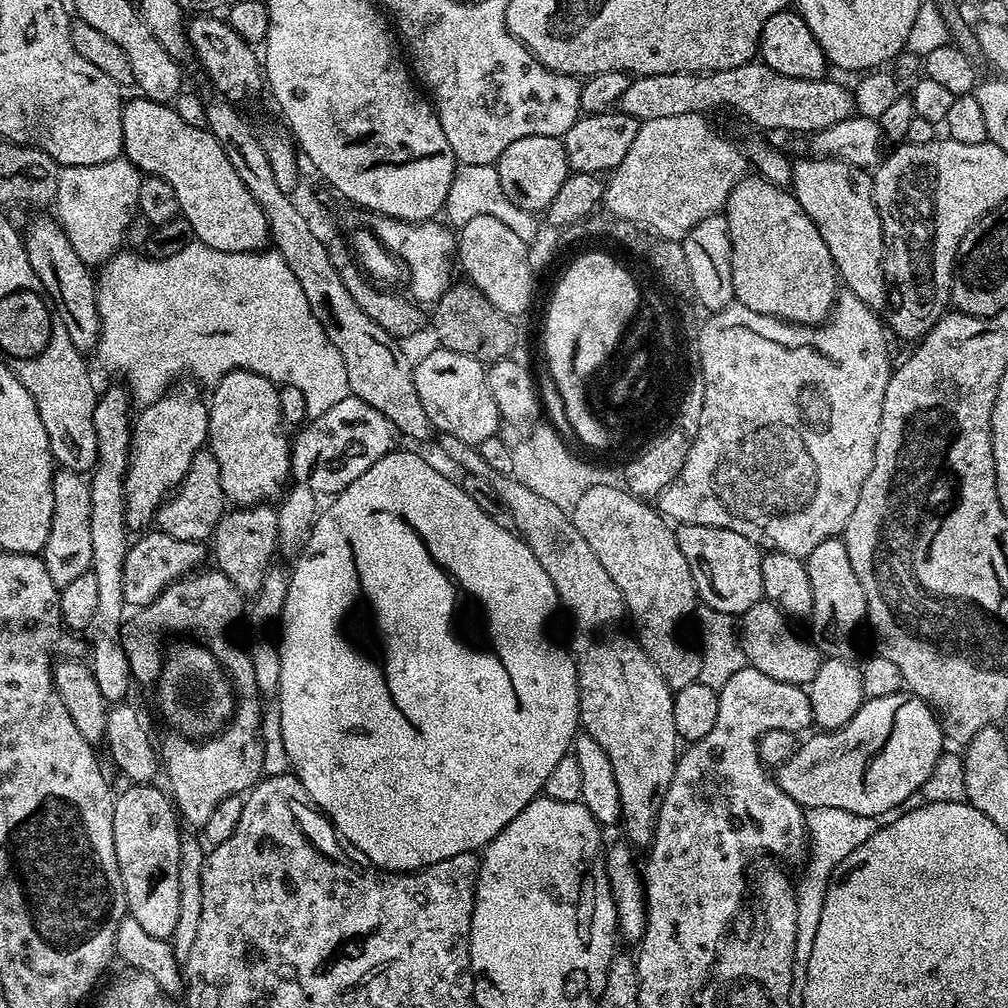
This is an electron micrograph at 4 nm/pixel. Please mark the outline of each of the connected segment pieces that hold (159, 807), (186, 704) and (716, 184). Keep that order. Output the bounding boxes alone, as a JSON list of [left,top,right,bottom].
[[114,783,182,941],[158,643,236,741],[602,112,746,241]]

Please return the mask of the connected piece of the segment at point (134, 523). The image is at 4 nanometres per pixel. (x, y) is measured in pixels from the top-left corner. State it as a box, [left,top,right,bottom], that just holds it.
[124,390,208,530]

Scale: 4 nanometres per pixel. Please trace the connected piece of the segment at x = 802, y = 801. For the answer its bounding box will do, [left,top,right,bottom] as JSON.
[774,690,946,817]

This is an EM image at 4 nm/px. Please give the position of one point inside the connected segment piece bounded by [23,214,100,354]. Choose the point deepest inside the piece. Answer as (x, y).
(71, 284)

